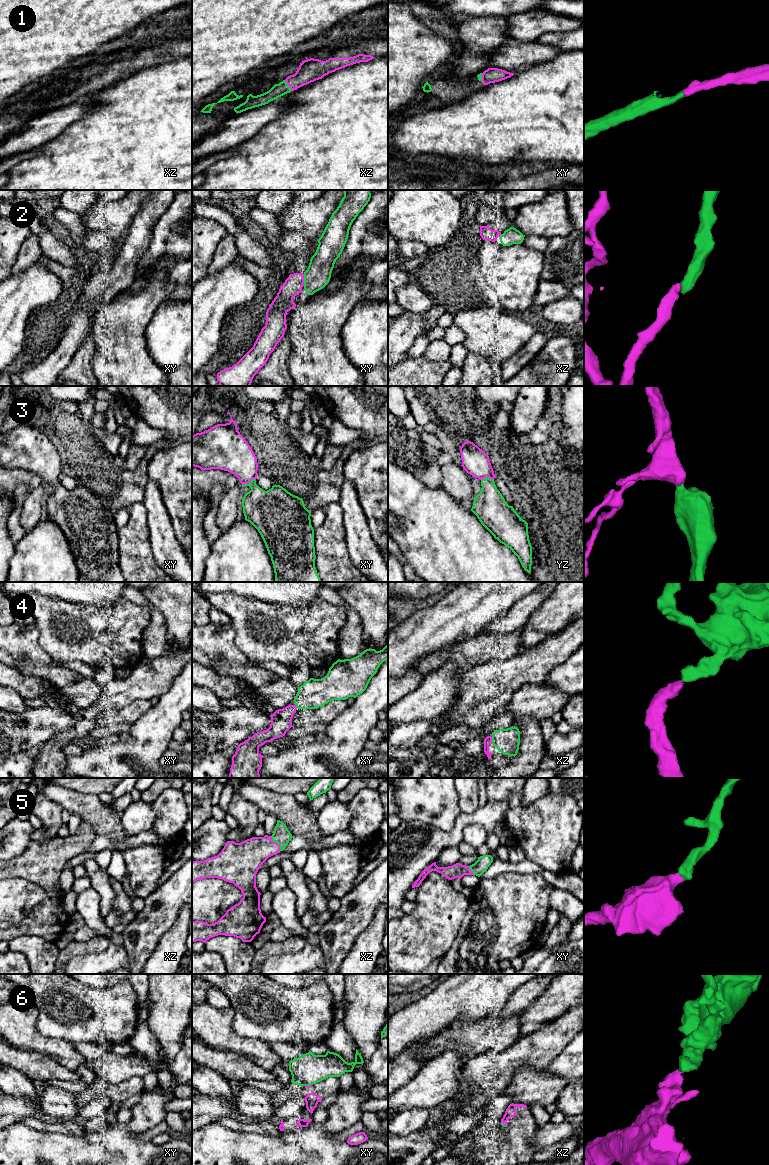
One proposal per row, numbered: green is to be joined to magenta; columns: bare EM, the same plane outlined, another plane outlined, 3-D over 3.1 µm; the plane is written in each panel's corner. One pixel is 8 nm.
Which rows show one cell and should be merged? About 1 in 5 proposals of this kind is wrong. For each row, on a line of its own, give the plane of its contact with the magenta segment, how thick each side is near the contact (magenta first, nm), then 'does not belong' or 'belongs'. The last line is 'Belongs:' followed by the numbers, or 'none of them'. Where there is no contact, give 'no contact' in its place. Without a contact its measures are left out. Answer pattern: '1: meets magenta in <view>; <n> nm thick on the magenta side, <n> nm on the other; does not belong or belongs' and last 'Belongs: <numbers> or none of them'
1: meets magenta in xz; 190 nm thick on the magenta side, 110 nm on the other; belongs
2: meets magenta in xy; 160 nm thick on the magenta side, 200 nm on the other; belongs
3: meets magenta in xy; 280 nm thick on the magenta side, 300 nm on the other; belongs
4: meets magenta in xz; 60 nm thick on the magenta side, 200 nm on the other; belongs
5: meets magenta in xz; 260 nm thick on the magenta side, 140 nm on the other; belongs
6: meets magenta in xy; 20 nm thick on the magenta side, 260 nm on the other; does not belong
Belongs: 1, 2, 3, 4, 5

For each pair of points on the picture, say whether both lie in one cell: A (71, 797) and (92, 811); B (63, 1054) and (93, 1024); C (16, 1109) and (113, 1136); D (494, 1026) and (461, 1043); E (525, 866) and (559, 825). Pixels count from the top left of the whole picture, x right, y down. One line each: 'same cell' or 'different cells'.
A: same cell
B: different cells
C: different cells
D: same cell
E: different cells

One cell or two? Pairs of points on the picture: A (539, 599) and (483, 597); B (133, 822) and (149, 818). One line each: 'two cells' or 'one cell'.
A: two cells
B: one cell

